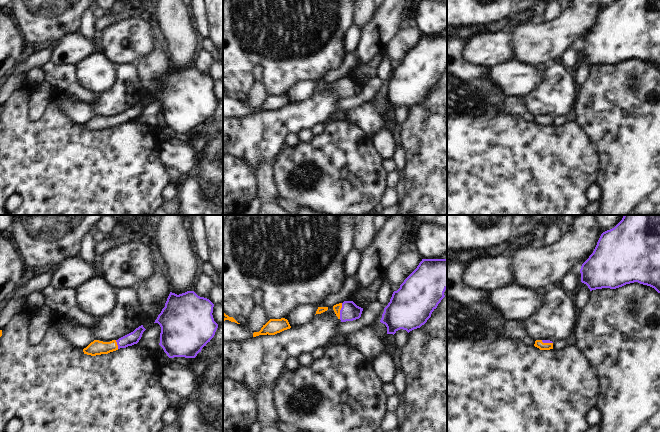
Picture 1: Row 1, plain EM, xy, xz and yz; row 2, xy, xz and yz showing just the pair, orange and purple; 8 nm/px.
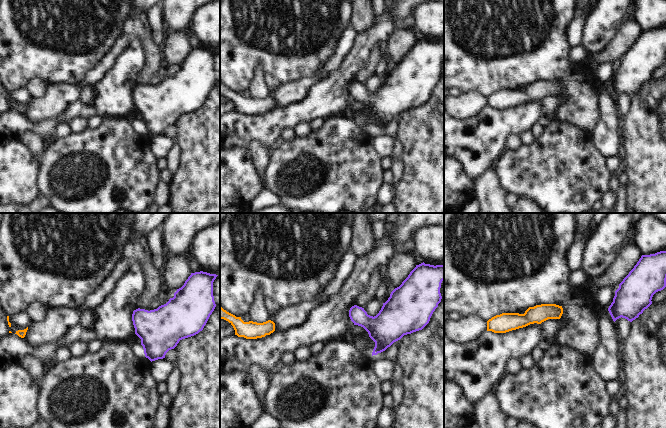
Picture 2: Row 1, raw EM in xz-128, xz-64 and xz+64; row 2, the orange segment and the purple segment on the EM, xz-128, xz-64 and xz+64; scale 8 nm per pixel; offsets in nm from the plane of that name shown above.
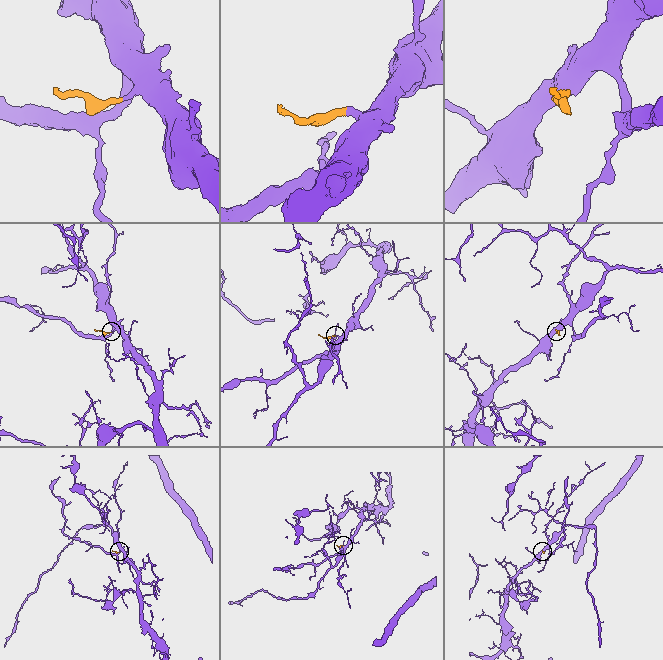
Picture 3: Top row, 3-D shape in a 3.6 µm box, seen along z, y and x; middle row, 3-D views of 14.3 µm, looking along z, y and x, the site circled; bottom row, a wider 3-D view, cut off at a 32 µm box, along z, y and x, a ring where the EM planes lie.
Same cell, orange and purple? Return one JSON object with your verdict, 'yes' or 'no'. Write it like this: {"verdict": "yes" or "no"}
{"verdict": "yes"}

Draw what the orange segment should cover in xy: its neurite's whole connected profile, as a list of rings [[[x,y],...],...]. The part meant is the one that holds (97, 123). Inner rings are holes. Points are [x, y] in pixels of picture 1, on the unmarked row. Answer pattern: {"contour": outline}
{"contour": [[[141,101],[133,108],[119,114],[118,116],[112,116],[110,118],[94,116],[86,124],[83,125],[83,128],[87,131],[96,132],[101,130],[108,130],[120,124],[132,122],[139,118],[145,106],[146,105],[143,103],[143,101]]]}

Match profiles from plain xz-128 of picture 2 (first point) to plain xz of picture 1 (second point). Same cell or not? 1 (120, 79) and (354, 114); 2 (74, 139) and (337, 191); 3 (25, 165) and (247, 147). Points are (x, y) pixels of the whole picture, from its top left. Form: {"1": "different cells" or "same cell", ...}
{"1": "different cells", "2": "same cell", "3": "different cells"}

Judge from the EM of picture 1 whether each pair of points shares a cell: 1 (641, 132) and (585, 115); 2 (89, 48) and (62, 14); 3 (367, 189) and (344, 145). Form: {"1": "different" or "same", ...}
{"1": "same", "2": "different", "3": "same"}

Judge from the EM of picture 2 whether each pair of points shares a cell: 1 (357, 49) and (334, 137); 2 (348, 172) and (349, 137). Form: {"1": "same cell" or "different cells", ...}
{"1": "different cells", "2": "same cell"}

